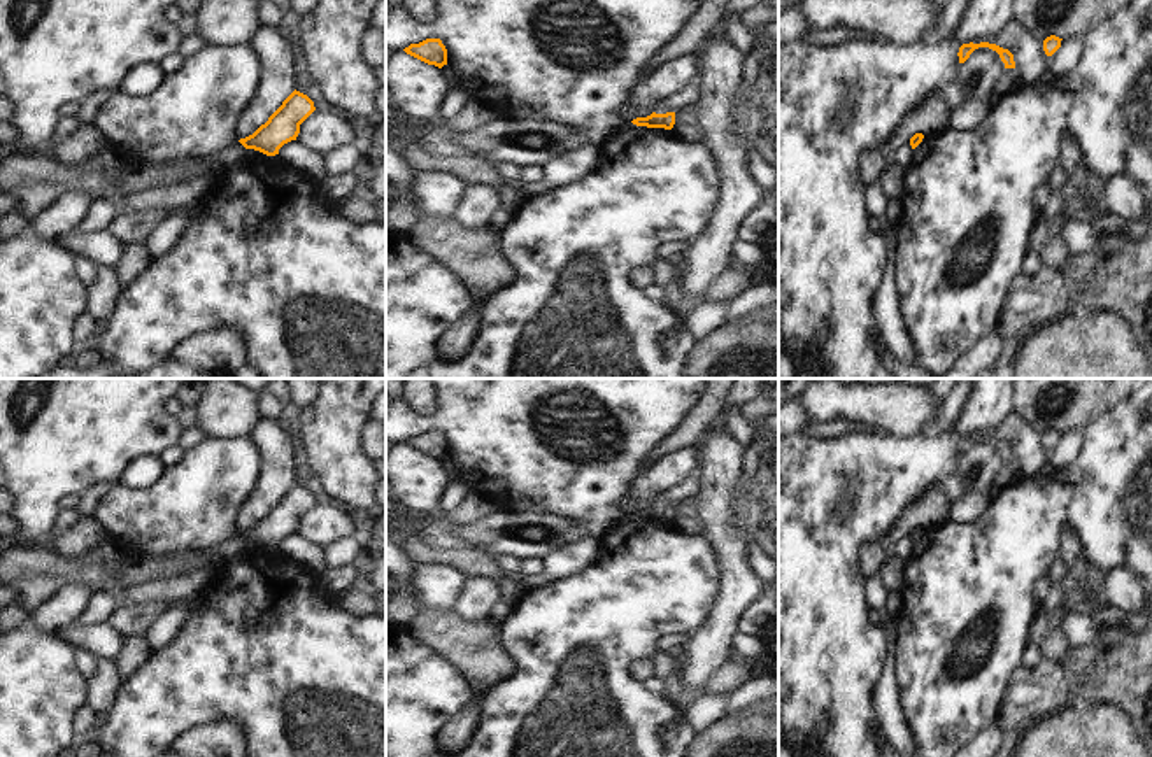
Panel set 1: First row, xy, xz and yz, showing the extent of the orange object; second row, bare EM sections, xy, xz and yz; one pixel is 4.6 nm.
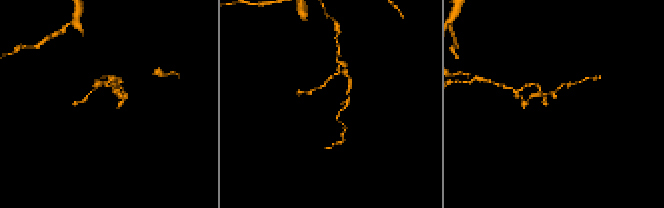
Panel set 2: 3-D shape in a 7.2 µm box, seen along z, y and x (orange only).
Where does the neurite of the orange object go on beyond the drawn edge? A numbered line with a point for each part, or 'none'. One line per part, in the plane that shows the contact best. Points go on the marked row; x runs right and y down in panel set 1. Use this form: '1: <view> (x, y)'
none

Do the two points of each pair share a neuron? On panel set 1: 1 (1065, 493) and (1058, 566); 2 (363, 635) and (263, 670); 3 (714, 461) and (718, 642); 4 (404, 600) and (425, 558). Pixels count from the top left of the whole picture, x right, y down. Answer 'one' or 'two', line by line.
1: two
2: one
3: one
4: two

